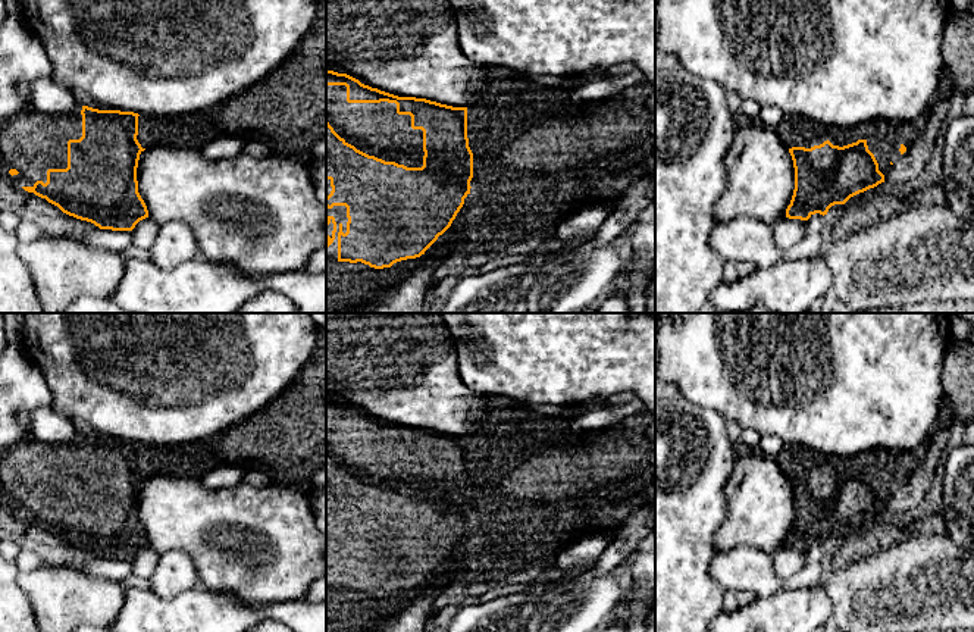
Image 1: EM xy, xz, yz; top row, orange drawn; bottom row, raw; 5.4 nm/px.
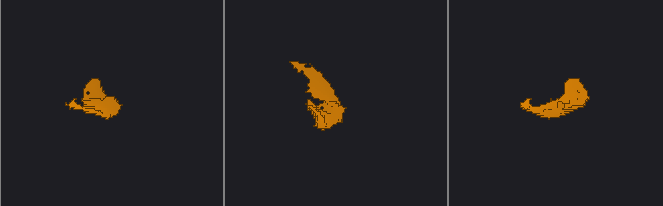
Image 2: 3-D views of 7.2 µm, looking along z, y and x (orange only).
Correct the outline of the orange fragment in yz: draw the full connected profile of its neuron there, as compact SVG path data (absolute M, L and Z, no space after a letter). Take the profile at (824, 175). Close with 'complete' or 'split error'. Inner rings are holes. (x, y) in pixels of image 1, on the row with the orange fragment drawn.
M784 115L774 129L793 160L795 190L786 218L808 220L812 215L827 215L834 204L845 204L851 197L884 182L867 138L877 132L877 122L870 121L854 128L837 128L814 122L799 115Z | split error

